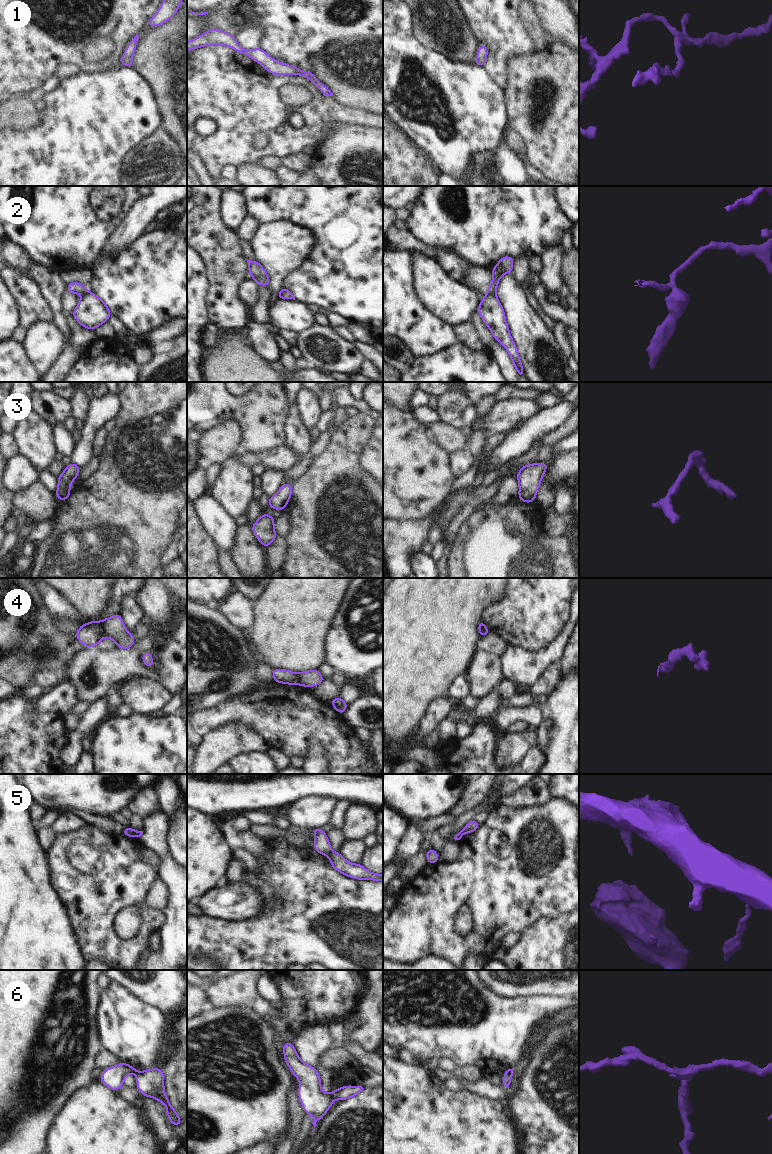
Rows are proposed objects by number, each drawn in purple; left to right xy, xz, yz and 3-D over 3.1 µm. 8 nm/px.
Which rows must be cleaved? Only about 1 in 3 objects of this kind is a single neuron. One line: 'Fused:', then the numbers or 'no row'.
Fused: 2, 4, 5, 6.

